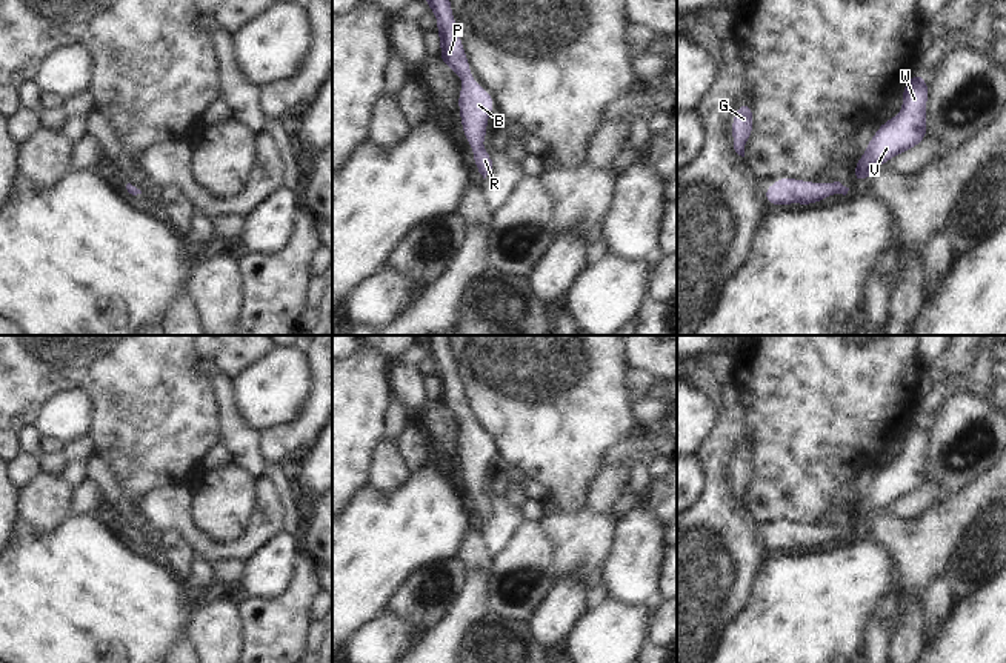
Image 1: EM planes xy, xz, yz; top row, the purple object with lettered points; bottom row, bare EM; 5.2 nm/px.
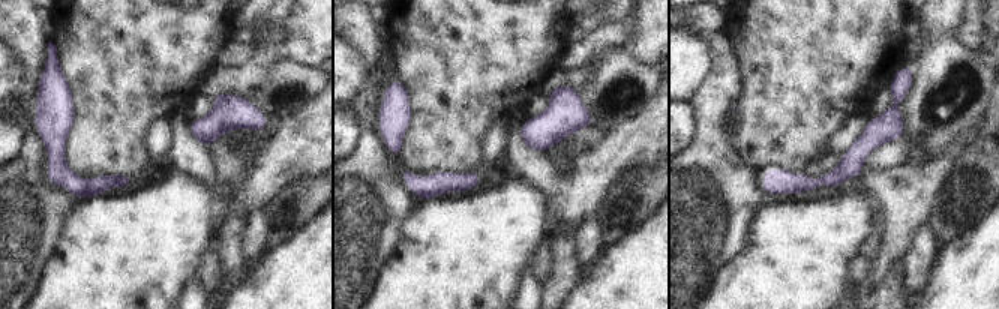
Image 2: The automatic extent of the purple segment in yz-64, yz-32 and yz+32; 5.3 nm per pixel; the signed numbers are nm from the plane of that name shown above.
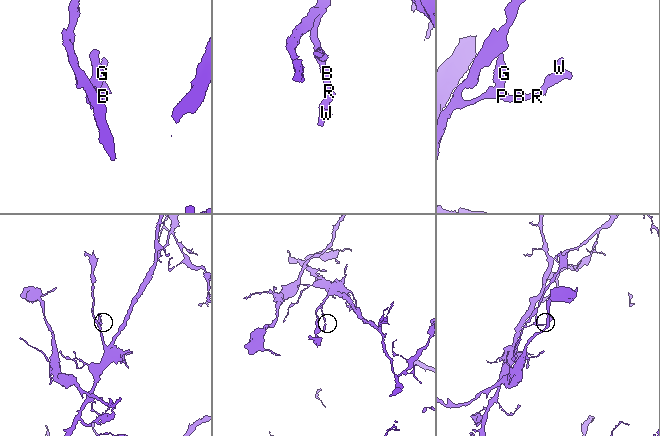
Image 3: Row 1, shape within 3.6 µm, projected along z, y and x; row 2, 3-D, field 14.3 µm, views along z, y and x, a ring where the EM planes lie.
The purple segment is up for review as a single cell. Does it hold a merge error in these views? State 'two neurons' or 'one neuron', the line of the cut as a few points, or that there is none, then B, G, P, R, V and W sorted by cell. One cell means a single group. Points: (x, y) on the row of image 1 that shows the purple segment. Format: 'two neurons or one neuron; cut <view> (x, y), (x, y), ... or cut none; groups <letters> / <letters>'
one neuron; cut none; groups B G P R V W

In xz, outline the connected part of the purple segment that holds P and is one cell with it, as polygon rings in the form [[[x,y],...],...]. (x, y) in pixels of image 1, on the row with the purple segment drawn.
[[[425,0],[437,17],[437,34],[440,37],[440,60],[448,65],[463,82],[458,92],[458,112],[465,138],[474,149],[472,158],[478,172],[486,178],[492,169],[489,151],[481,146],[488,137],[488,118],[495,108],[492,95],[472,77],[465,46],[458,35],[457,23],[449,0]]]

